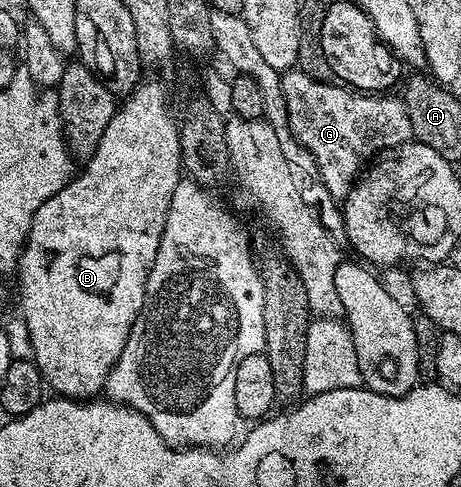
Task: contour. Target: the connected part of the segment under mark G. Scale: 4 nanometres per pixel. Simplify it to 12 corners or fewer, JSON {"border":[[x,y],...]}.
{"border":[[284,73],[286,125],[328,188],[415,138],[402,97]]}

